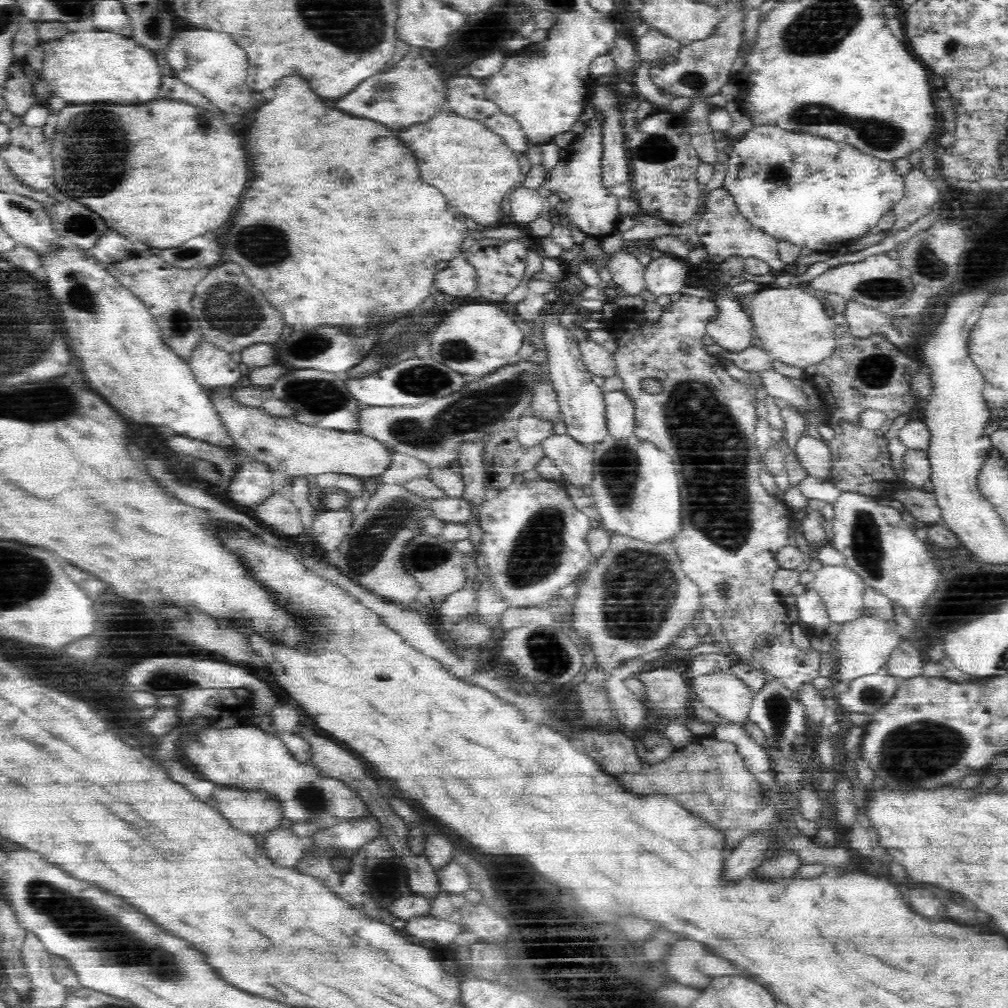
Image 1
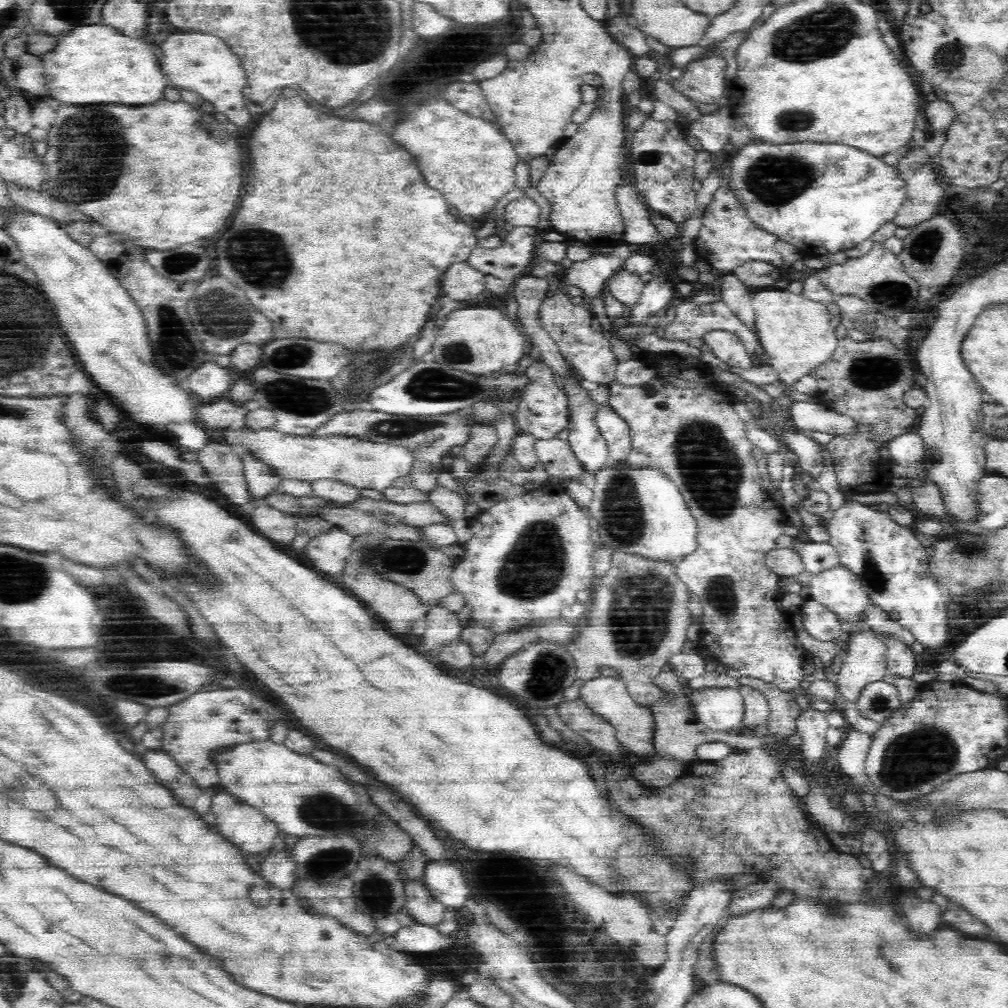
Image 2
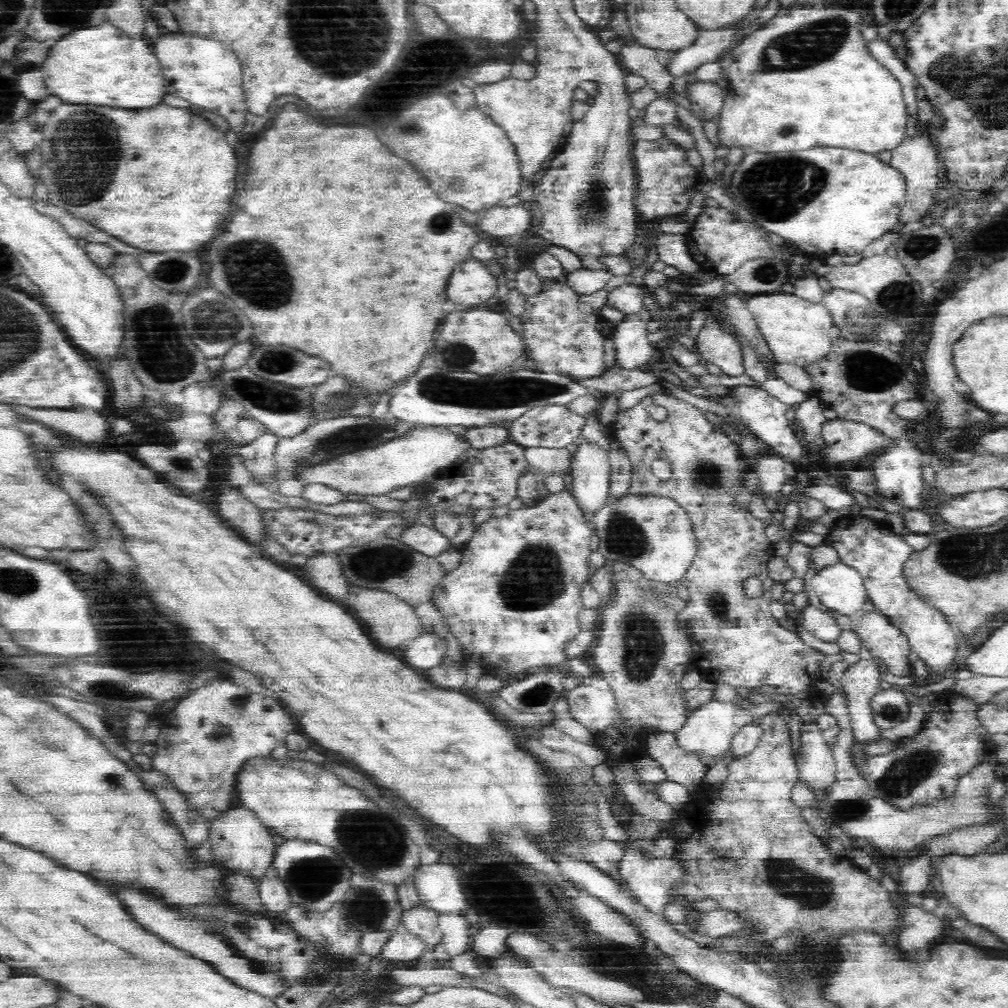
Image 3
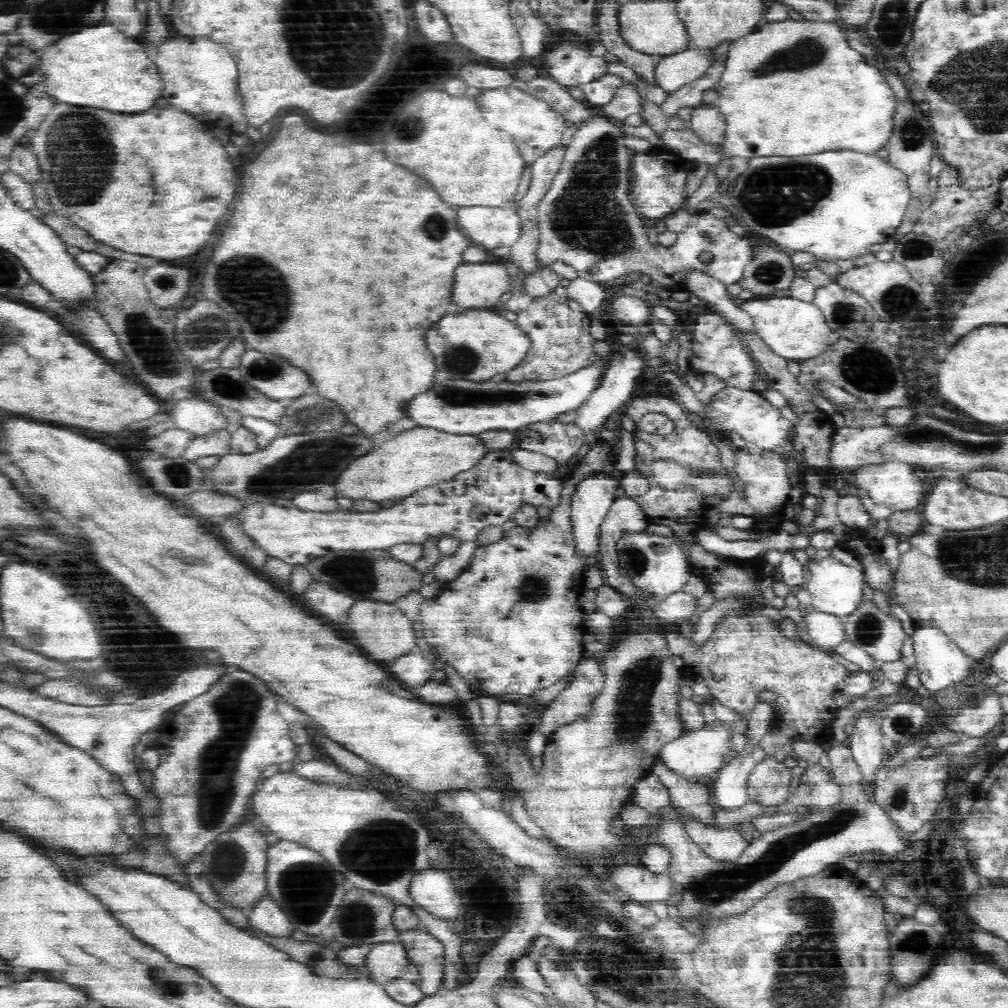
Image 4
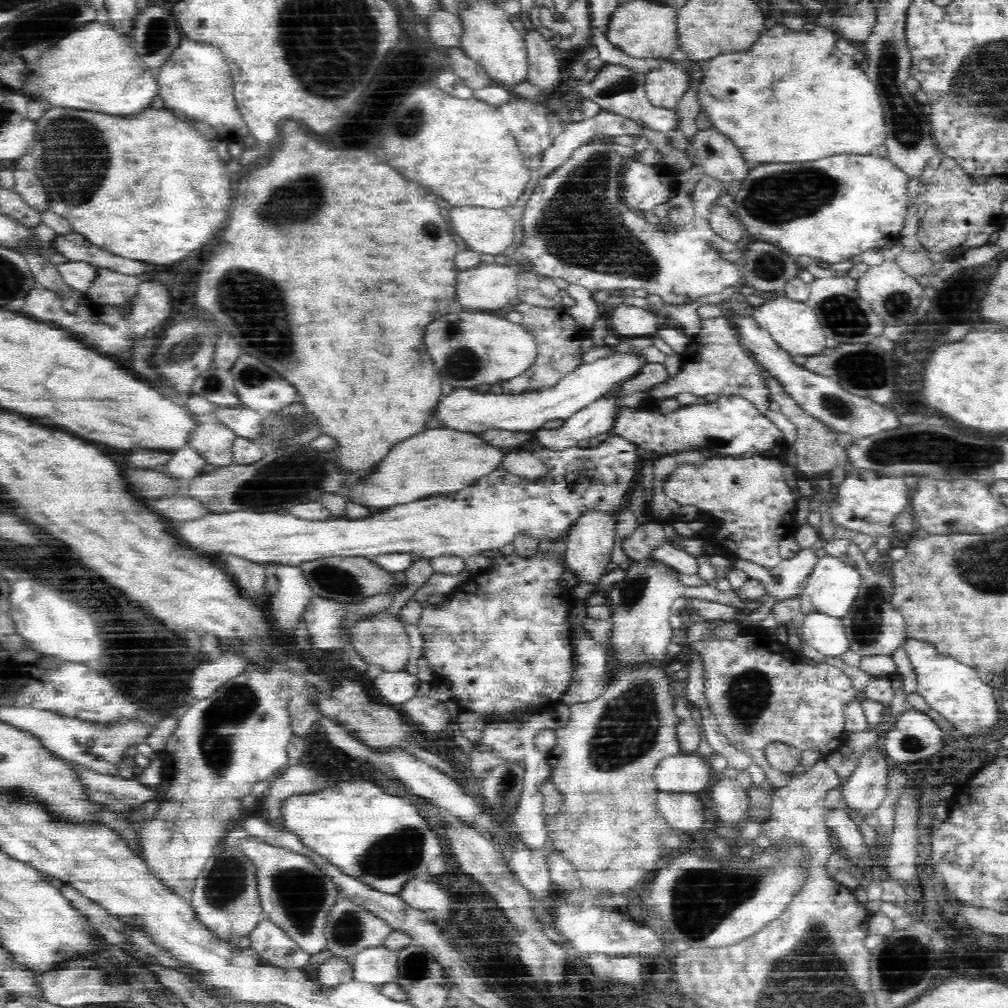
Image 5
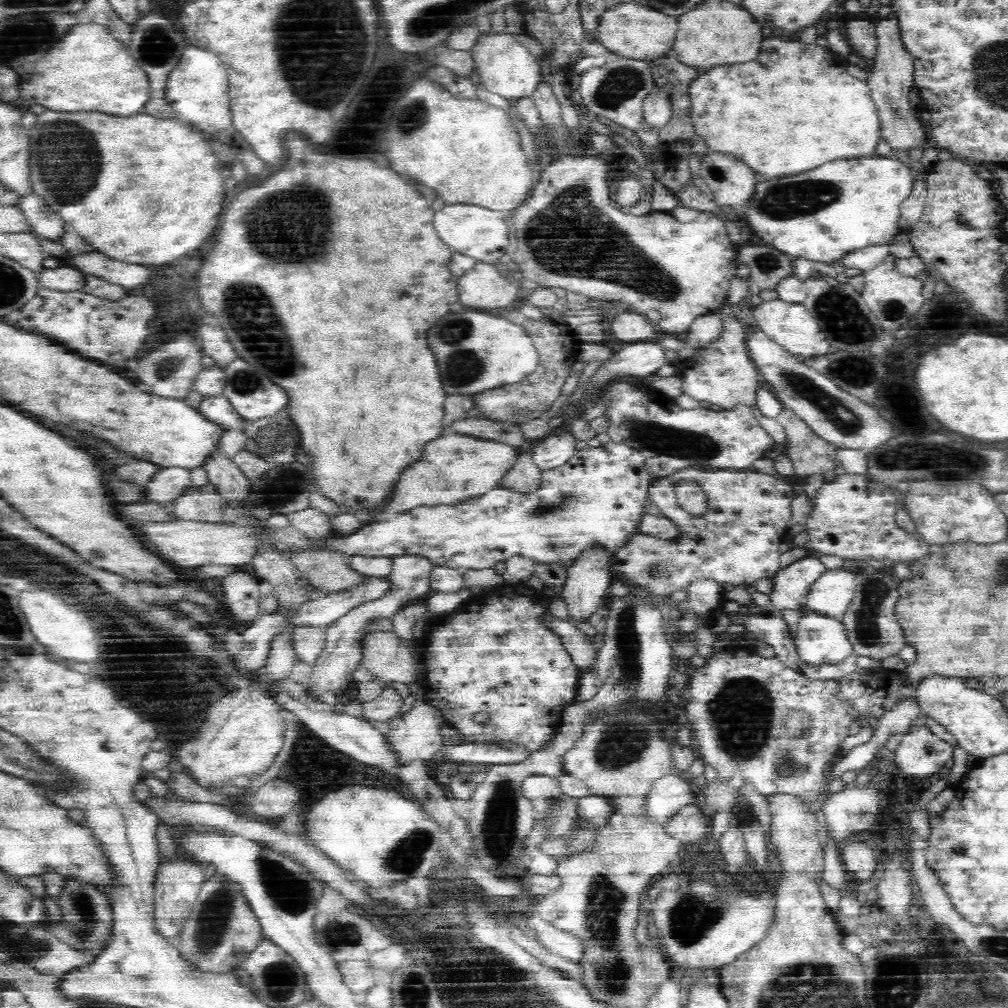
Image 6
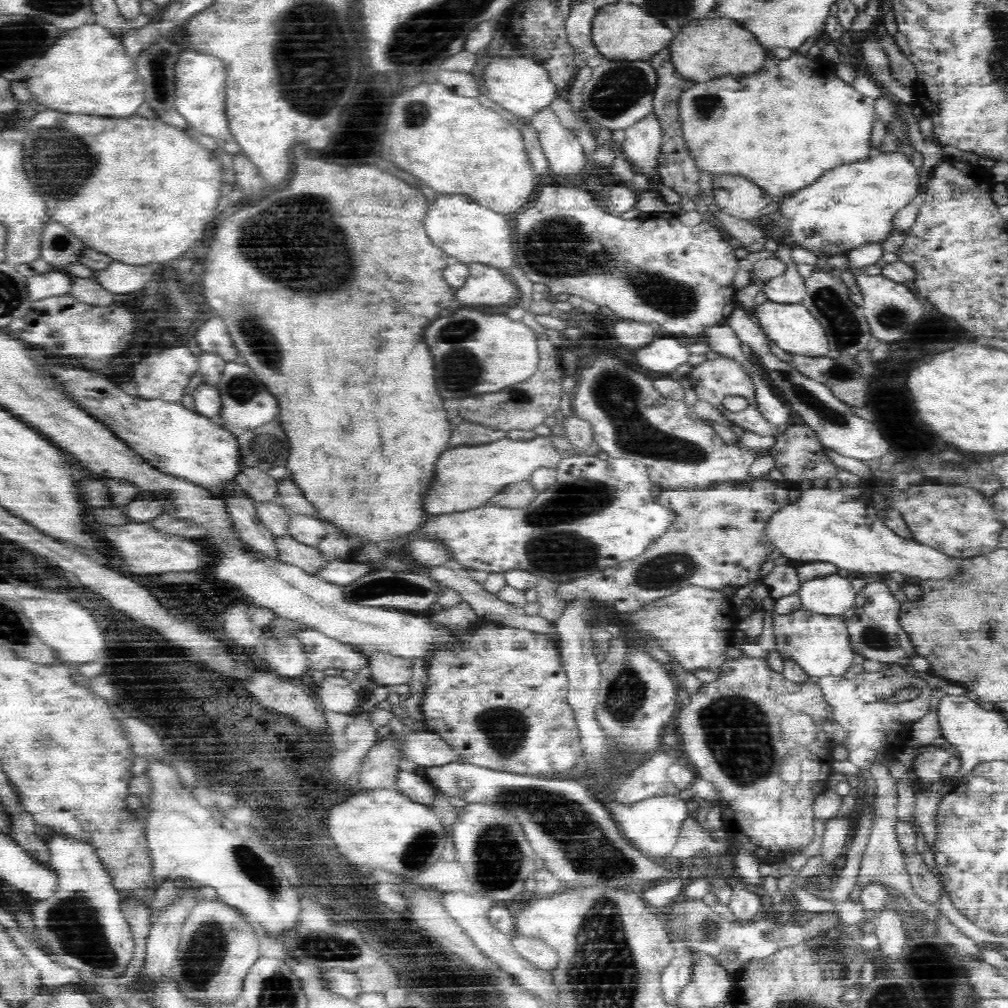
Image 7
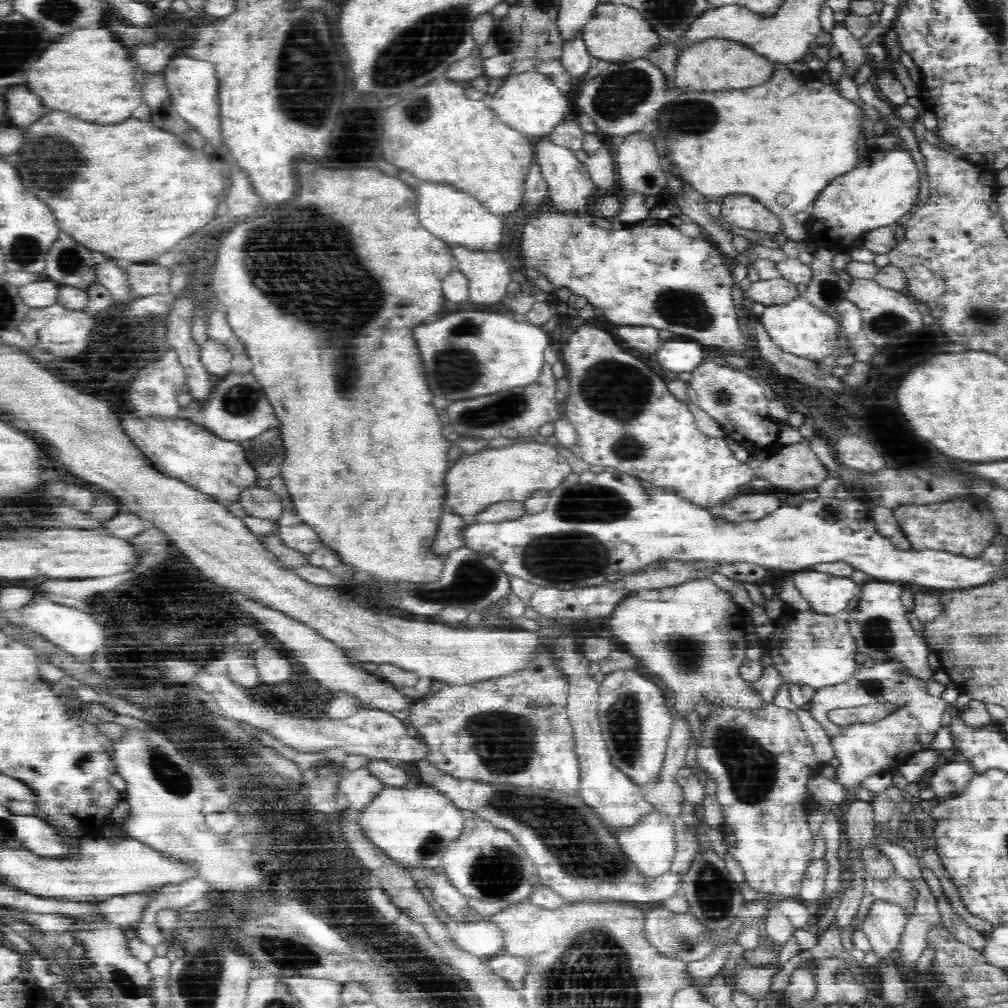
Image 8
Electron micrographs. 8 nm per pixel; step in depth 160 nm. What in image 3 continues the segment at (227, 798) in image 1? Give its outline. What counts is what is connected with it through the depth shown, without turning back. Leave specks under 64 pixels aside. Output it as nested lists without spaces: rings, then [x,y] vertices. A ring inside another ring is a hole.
[[[244,805],[236,806],[236,808],[228,807],[220,814],[216,814],[216,818],[211,821],[209,834],[213,854],[220,856],[221,864],[228,870],[242,870],[260,879],[273,865],[277,851],[276,842],[272,836],[274,830],[253,810]]]

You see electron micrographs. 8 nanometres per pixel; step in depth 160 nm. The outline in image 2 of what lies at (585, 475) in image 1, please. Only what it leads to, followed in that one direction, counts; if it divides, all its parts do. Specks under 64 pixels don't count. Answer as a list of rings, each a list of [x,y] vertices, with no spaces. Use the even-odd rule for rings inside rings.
[[[557,437],[540,439],[535,449],[539,462],[543,463],[550,477],[559,477],[563,482],[578,481],[584,472],[588,472],[566,439]]]

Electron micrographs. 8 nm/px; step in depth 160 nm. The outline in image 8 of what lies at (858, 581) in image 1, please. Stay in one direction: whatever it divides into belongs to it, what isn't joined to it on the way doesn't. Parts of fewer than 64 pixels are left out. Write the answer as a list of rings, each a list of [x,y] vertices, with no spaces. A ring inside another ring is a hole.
[[[811,569],[797,571],[792,579],[808,601],[809,608],[825,615],[846,611],[850,600],[860,592],[861,587],[850,577],[824,574]]]

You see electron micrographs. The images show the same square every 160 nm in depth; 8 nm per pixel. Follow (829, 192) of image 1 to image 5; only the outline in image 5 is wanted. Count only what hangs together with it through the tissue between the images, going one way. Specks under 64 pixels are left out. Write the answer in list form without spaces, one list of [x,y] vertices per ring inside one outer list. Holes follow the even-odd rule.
[[[850,153],[832,154],[818,160],[790,162],[790,164],[780,164],[780,162],[760,163],[756,168],[749,170],[749,174],[744,181],[737,184],[740,190],[738,190],[738,194],[734,194],[732,209],[734,216],[738,217],[742,222],[742,228],[748,230],[753,240],[771,243],[794,258],[807,255],[811,258],[820,258],[820,260],[828,263],[838,263],[849,260],[852,256],[861,255],[866,250],[876,248],[883,250],[886,246],[894,244],[901,238],[900,231],[904,228],[904,218],[906,218],[910,206],[910,202],[907,199],[907,185],[910,180],[903,170],[897,168],[890,159],[879,157],[876,153],[859,155]]]

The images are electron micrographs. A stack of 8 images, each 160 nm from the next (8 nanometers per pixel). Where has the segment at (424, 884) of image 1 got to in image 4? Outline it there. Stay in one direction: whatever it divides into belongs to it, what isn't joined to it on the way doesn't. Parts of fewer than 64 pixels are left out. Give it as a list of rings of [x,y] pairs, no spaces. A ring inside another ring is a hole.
[[[422,925],[399,932],[400,939],[406,944],[409,960],[419,965],[416,980],[426,995],[439,990],[443,973],[446,971],[444,962],[444,946]]]

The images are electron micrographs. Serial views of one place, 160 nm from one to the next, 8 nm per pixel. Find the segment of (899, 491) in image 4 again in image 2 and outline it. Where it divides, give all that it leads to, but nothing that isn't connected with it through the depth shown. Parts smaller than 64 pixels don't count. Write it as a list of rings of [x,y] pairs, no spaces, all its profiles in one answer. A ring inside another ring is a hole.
[[[915,428],[898,434],[896,438],[887,441],[890,458],[898,464],[918,464],[922,454],[926,452],[925,440]]]

